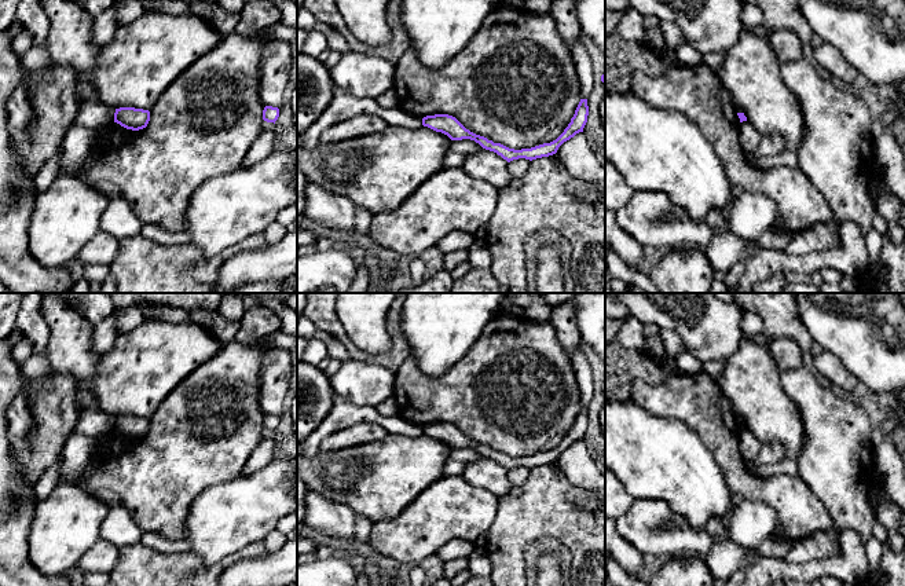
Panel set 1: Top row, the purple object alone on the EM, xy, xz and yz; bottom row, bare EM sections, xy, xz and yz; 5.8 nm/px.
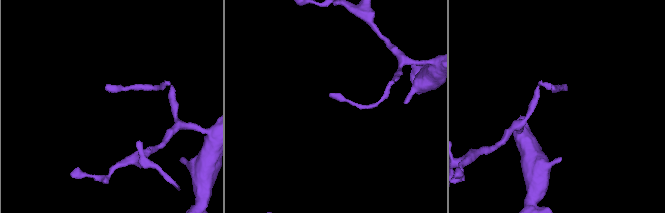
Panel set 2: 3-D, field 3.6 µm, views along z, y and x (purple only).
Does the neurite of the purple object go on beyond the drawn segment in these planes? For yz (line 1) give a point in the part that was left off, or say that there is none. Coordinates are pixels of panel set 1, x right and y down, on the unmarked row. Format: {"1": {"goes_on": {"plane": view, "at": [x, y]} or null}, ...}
{"1": {"goes_on": null}}

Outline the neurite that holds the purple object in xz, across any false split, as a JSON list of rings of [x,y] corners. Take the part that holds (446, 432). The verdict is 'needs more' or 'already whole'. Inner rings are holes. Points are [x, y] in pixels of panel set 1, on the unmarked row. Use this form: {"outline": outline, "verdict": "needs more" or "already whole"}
{"outline": [[[580,407],[571,431],[564,440],[553,450],[543,451],[531,457],[514,458],[501,451],[494,451],[484,444],[476,443],[466,437],[455,425],[448,422],[435,422],[422,426],[422,433],[436,440],[447,443],[451,448],[470,447],[479,451],[483,457],[490,458],[501,464],[508,470],[519,466],[536,468],[549,465],[557,461],[558,455],[574,446],[576,442],[583,440],[587,431],[589,414],[587,407]]], "verdict": "already whole"}

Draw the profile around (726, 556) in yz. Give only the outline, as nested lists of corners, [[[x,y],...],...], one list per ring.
[[[726,536],[712,545],[706,554],[707,563],[714,579],[726,580],[734,571],[744,564],[748,549],[739,542],[734,542],[730,536]]]

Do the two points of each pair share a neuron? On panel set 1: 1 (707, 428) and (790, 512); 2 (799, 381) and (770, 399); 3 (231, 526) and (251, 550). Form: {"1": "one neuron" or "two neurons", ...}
{"1": "one neuron", "2": "two neurons", "3": "two neurons"}

